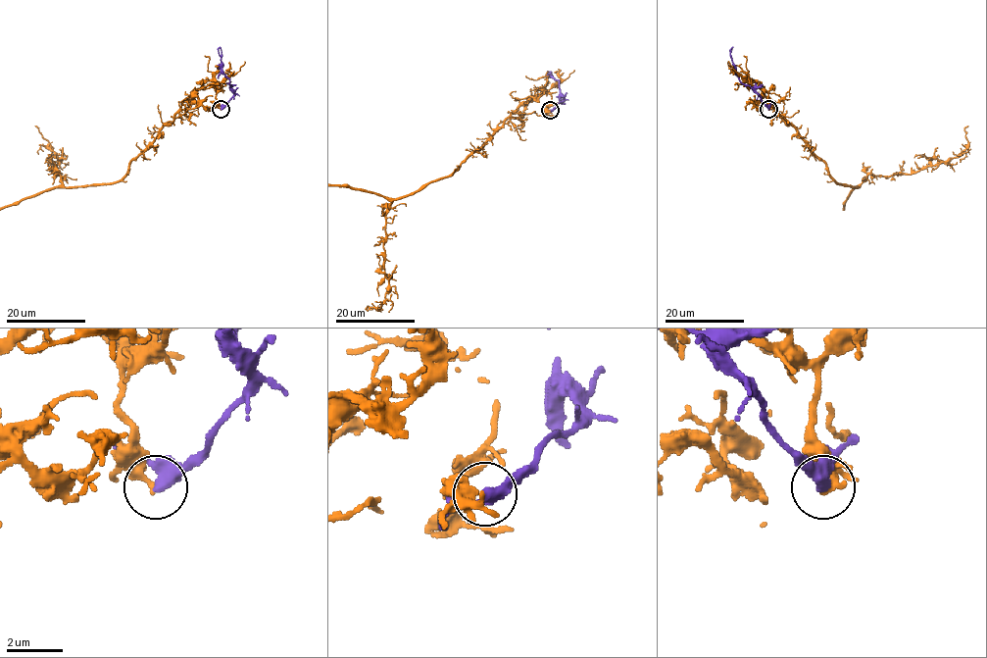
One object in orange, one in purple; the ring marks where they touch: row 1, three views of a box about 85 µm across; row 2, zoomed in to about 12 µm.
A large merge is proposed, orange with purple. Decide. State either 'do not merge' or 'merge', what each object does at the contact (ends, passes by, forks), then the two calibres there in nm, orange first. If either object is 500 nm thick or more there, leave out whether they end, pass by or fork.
do not merge; orange ends there; purple passes by; 240 nm thick on the orange side, 360 nm on the other

